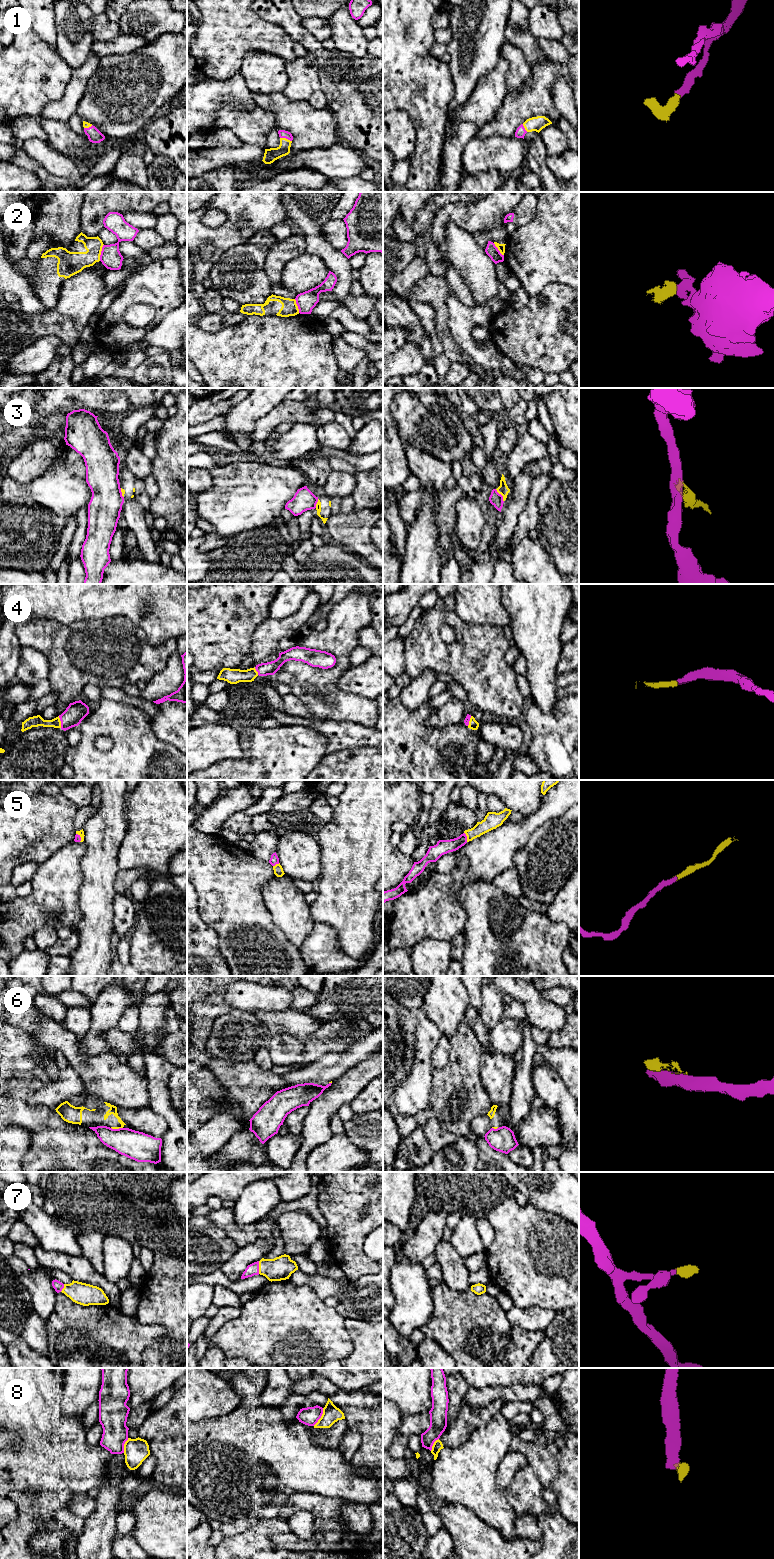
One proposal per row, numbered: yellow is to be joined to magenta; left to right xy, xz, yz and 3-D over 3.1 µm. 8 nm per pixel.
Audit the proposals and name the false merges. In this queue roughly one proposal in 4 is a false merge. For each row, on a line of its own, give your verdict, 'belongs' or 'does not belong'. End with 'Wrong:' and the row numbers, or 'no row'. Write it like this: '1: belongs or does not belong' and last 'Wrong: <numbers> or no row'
1: belongs
2: does not belong
3: does not belong
4: belongs
5: belongs
6: does not belong
7: belongs
8: does not belong
Wrong: 2, 3, 6, 8

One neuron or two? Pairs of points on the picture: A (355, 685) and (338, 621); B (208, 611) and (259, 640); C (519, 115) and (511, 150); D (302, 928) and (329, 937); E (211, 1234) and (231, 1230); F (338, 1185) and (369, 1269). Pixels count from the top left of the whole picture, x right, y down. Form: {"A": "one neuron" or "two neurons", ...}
{"A": "two neurons", "B": "two neurons", "C": "two neurons", "D": "two neurons", "E": "two neurons", "F": "one neuron"}

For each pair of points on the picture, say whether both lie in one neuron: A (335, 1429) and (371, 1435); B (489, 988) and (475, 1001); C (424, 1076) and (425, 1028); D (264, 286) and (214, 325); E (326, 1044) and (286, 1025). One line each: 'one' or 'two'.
A: two
B: two
C: one
D: two
E: two

